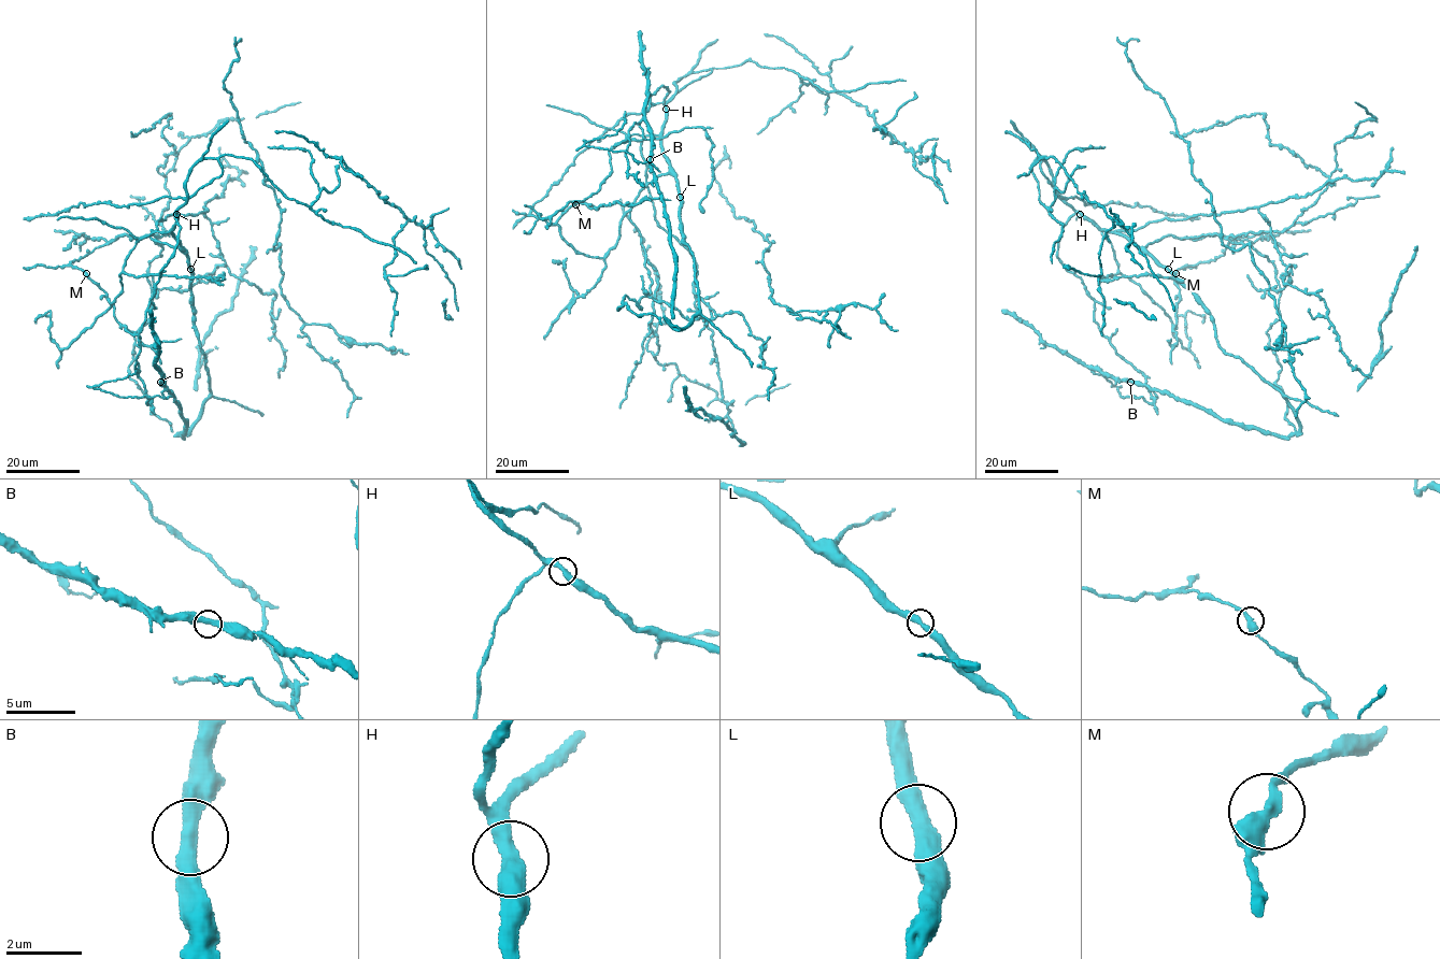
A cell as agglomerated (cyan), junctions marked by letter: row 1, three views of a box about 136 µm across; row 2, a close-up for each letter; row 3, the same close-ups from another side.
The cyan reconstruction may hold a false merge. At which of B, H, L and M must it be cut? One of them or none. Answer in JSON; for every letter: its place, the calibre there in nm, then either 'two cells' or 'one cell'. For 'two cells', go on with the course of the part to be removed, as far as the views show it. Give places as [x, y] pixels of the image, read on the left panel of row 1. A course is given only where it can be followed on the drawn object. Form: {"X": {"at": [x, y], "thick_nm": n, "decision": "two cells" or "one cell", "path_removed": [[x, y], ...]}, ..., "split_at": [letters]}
{"B": {"at": [160, 382], "thick_nm": 420, "decision": "one cell"}, "H": {"at": [176, 214], "thick_nm": 440, "decision": "one cell"}, "L": {"at": [190, 269], "thick_nm": 440, "decision": "one cell"}, "M": {"at": [86, 273], "thick_nm": 400, "decision": "one cell"}, "split_at": []}

